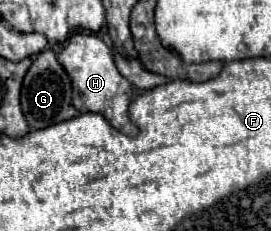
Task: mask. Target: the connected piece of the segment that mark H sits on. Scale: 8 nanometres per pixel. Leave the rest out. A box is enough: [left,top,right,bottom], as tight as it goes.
[58,33,140,135]

